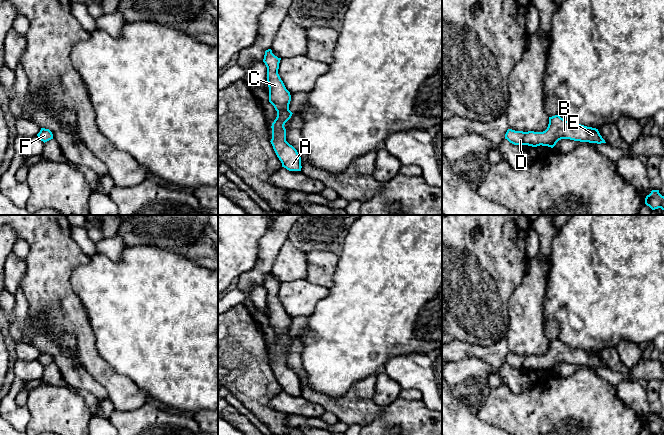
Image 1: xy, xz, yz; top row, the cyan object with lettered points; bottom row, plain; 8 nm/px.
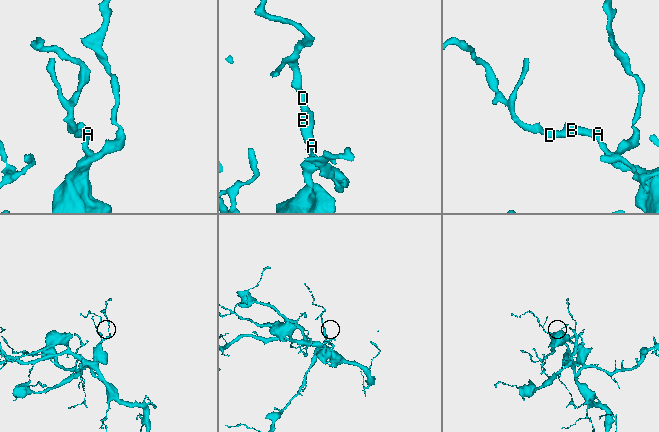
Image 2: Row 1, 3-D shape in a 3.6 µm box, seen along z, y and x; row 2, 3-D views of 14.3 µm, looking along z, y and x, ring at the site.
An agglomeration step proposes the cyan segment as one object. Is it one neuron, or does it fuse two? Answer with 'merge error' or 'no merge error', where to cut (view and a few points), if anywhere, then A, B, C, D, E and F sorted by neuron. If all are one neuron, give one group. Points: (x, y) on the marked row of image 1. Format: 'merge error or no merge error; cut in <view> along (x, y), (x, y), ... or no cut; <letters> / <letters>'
no merge error; no cut; A B C D E F

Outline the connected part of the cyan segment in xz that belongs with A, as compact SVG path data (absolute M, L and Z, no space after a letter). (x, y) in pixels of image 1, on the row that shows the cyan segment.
M271 49L265 51L263 62L267 67L269 102L277 111L277 117L271 126L272 139L270 142L282 163L282 167L289 171L301 171L301 157L297 150L286 141L284 125L293 113L289 110L290 92L286 89L278 74L280 60L281 58L275 56Z

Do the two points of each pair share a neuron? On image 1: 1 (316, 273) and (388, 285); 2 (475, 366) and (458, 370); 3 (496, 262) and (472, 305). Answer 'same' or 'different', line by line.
1: different
2: same
3: same

